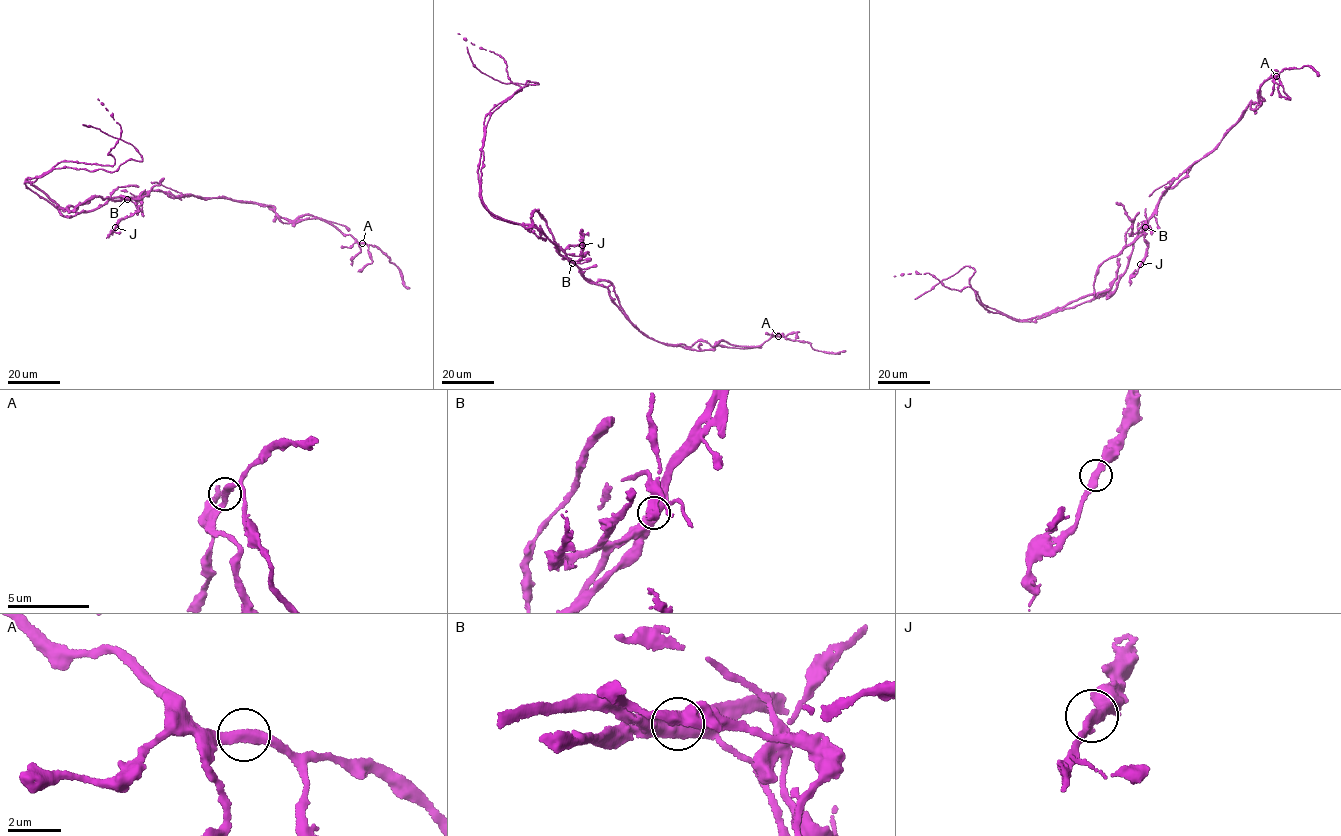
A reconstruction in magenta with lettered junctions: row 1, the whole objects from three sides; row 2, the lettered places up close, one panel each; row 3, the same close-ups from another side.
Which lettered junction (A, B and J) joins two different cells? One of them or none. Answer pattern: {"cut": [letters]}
{"cut": ["B"]}

